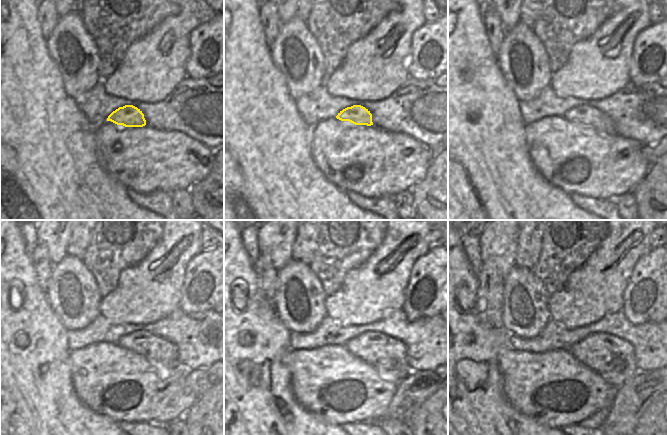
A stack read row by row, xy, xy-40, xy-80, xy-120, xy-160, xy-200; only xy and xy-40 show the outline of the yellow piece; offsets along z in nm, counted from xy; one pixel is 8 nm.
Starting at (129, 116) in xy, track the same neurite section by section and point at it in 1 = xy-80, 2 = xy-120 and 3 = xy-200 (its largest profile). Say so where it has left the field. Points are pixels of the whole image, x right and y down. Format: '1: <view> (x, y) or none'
1: xy-80 (591, 117)
2: xy-120 (156, 349)
3: xy-200 (611, 357)

